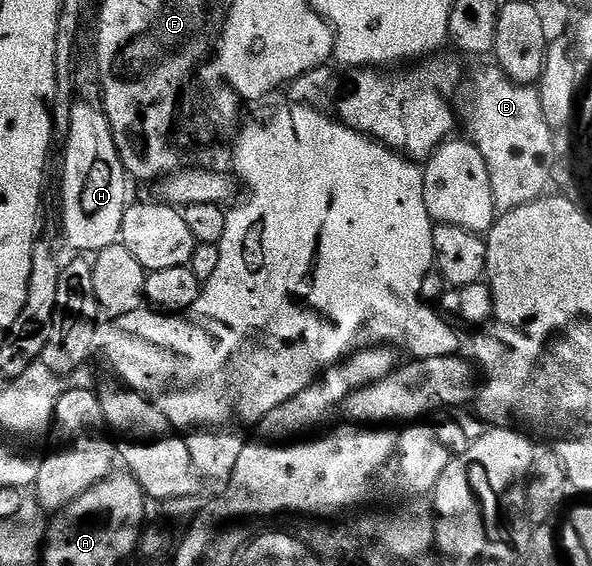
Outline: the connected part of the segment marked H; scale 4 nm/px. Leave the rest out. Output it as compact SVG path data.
M93 70L77 72L76 95L71 105L71 128L64 138L66 160L62 163L62 235L74 250L71 252L97 253L119 242L128 206L128 176L106 111L102 108L102 87Z

